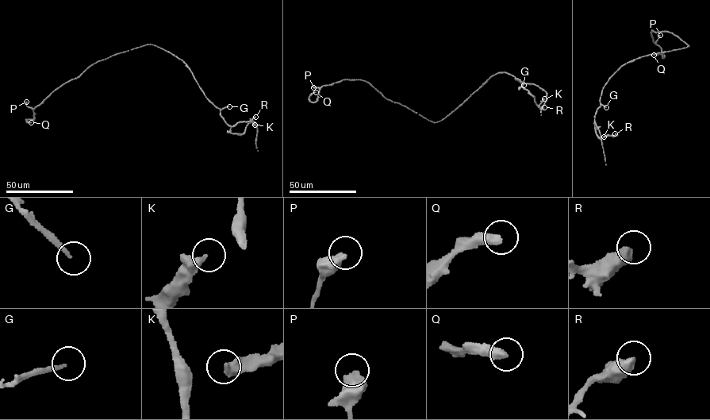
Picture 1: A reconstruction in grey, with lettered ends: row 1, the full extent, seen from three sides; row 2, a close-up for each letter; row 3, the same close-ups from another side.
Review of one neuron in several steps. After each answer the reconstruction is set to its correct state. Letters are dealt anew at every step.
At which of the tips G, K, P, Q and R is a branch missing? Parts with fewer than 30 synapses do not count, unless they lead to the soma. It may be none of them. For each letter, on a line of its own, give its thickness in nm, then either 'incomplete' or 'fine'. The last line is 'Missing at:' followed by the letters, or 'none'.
G: 170 nm thick; incomplete
K: 240 nm thick; fine
P: 500 nm thick; fine
Q: 420 nm thick; fine
R: 480 nm thick; fine
Missing at: G

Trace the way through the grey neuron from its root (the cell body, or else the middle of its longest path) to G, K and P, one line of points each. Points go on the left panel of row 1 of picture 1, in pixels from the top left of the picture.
G: (159, 47), (186, 63), (205, 96), (216, 106), (221, 109), (229, 106)
K: (159, 47), (186, 63), (207, 98), (220, 109), (231, 127), (231, 132), (243, 133), (249, 123), (255, 125)
P: (159, 47), (147, 44), (97, 61), (78, 77), (61, 85), (35, 108), (28, 107), (26, 102)

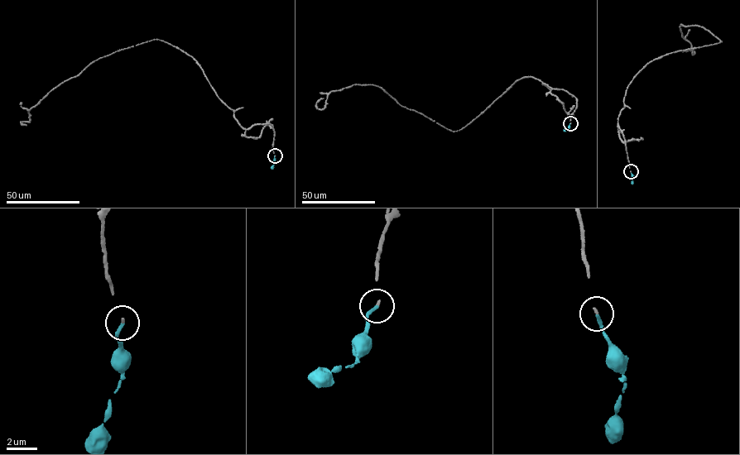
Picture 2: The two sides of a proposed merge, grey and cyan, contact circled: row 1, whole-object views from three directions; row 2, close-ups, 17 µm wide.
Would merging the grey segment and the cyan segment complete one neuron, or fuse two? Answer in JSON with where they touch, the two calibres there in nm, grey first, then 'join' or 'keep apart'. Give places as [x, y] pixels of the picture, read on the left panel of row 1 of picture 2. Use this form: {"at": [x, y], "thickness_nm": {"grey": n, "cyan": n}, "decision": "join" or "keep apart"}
{"at": [275, 155], "thickness_nm": {"grey": 120, "cyan": 200}, "decision": "join"}

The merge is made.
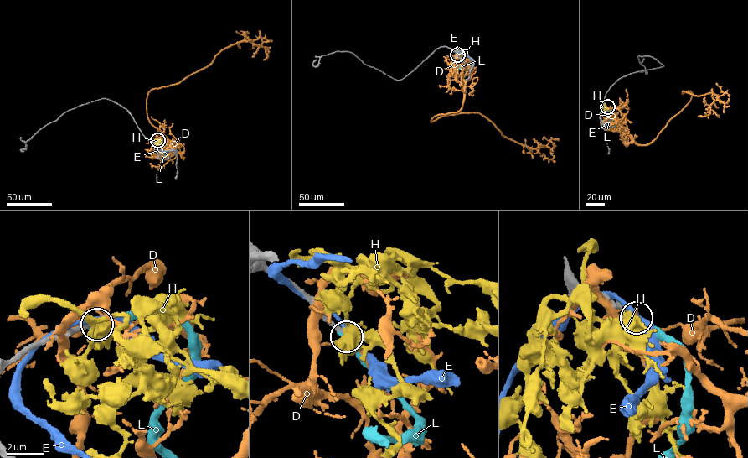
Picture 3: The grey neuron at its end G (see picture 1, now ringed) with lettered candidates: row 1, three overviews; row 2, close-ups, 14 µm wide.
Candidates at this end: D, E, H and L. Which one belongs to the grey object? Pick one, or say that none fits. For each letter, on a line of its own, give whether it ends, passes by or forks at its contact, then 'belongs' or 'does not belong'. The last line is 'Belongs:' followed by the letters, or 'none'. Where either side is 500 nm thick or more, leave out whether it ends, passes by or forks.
D: it ends there; does not belong
E: it passes by; does not belong
H: it forks there; does not belong
L: it ends there; belongs
Belongs: L

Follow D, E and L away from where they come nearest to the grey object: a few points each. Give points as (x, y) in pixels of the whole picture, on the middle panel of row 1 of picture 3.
D: (458, 54), (465, 82), (462, 108), (431, 122), (477, 112), (502, 135), (530, 148), (551, 150), (550, 141)
E: (457, 54), (454, 51), (457, 50), (471, 59), (471, 65)
L: (457, 54), (461, 59), (459, 59), (461, 65), (465, 69), (466, 66)

